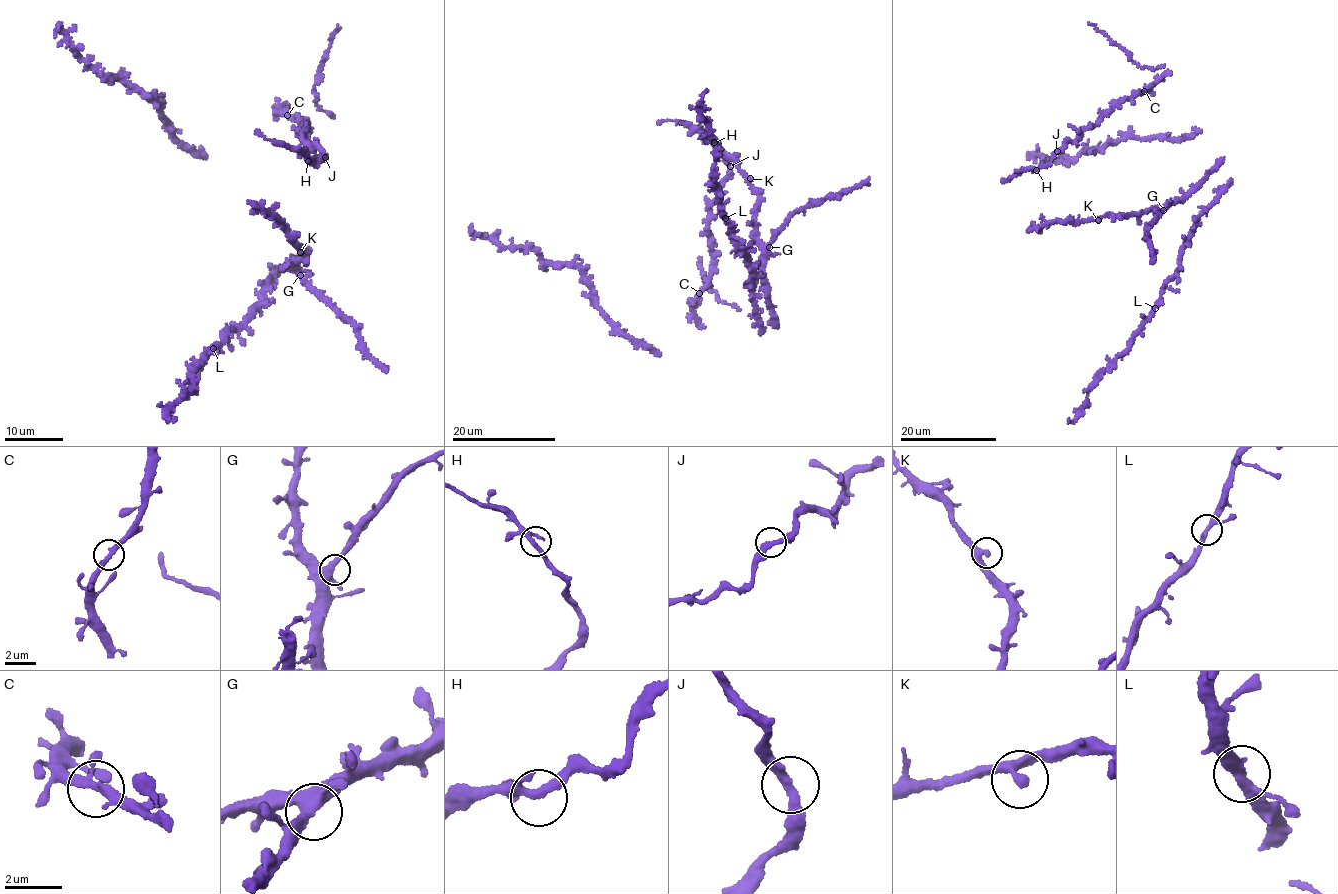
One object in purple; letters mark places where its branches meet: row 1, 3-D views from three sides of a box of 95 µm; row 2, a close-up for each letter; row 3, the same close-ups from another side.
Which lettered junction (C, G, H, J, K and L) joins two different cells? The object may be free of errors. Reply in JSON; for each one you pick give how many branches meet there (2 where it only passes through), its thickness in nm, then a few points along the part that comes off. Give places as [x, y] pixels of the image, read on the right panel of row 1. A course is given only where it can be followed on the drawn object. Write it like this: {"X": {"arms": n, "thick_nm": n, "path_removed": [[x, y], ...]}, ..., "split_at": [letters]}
{"split_at": []}

